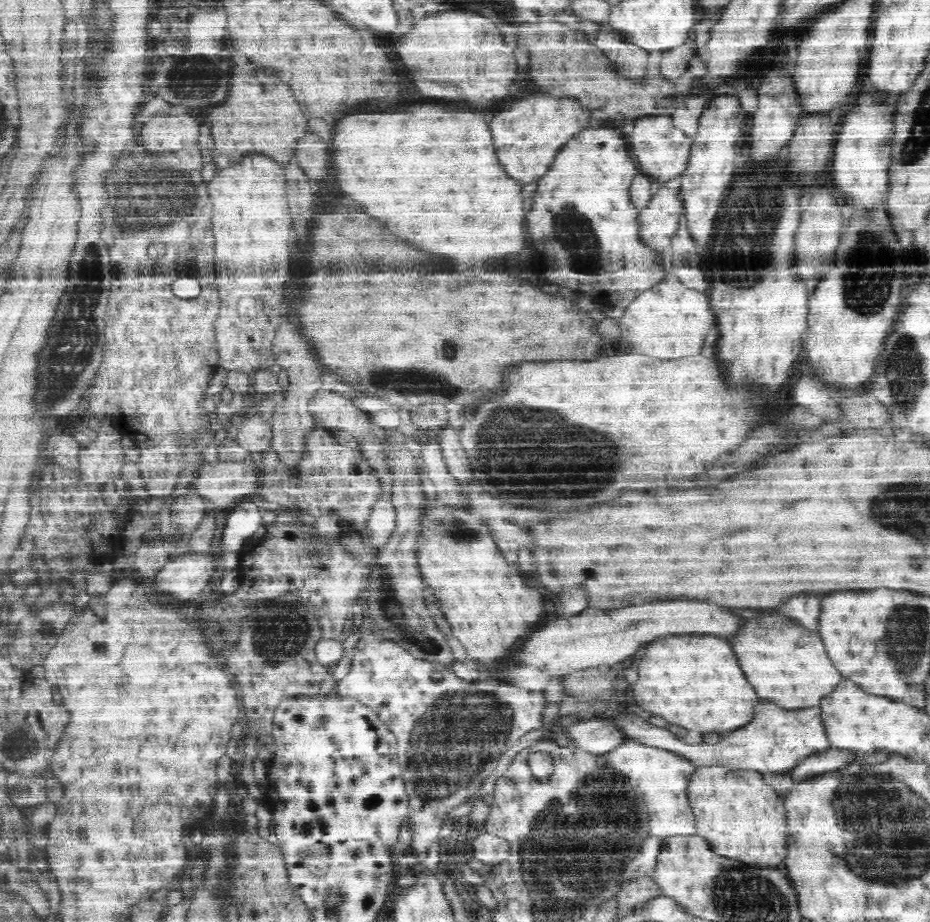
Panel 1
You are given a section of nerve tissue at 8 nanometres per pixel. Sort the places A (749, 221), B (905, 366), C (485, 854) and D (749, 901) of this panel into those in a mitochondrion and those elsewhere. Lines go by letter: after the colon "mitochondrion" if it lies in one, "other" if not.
A: mitochondrion
B: mitochondrion
C: other
D: mitochondrion

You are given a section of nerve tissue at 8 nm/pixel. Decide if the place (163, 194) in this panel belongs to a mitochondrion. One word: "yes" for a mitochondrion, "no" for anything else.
yes

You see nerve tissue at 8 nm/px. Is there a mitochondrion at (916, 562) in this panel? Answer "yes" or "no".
yes

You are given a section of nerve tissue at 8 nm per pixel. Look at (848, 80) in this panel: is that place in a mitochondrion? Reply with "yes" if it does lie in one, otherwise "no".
no

